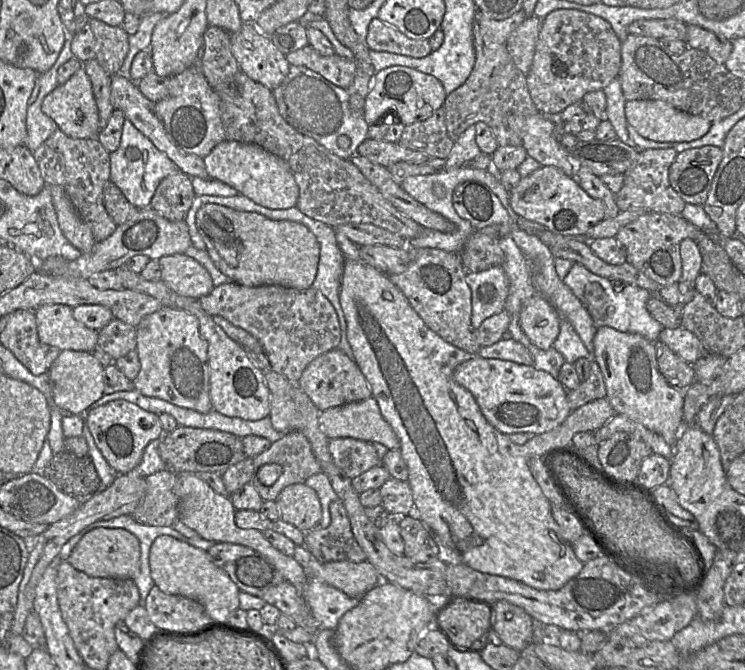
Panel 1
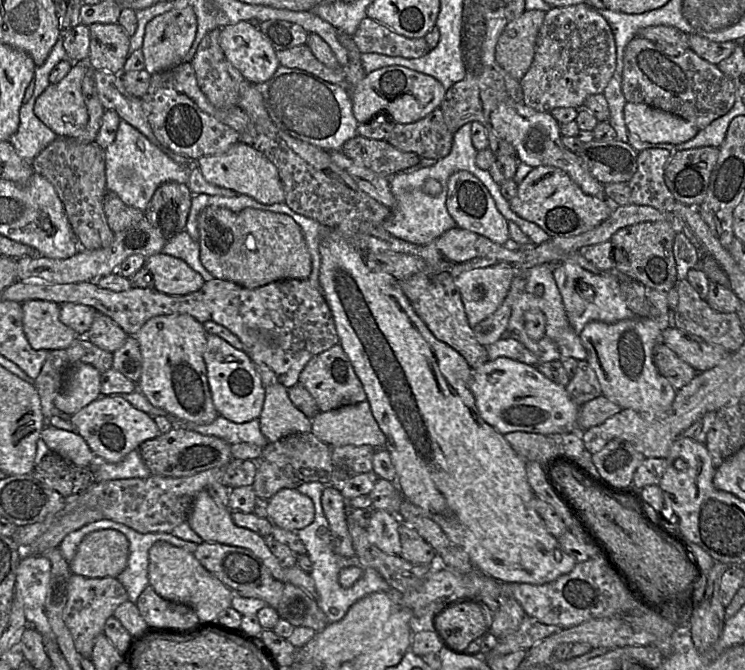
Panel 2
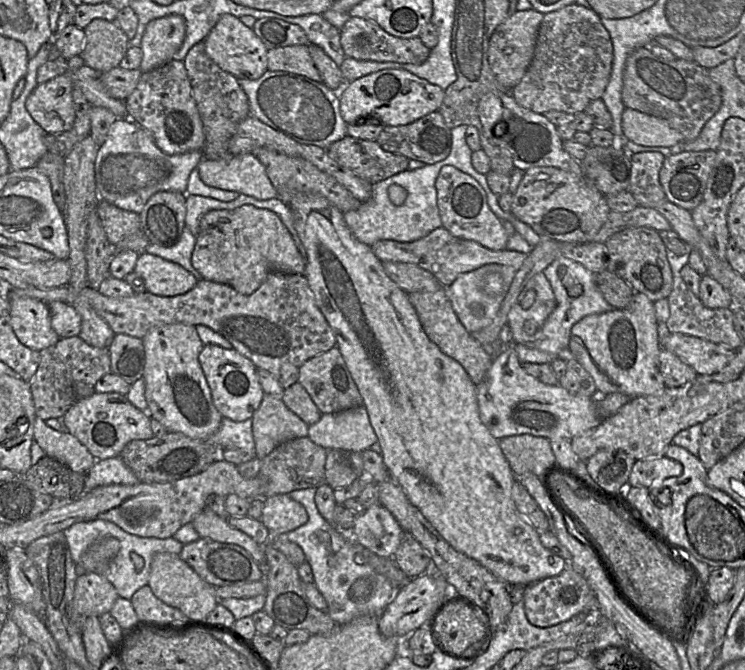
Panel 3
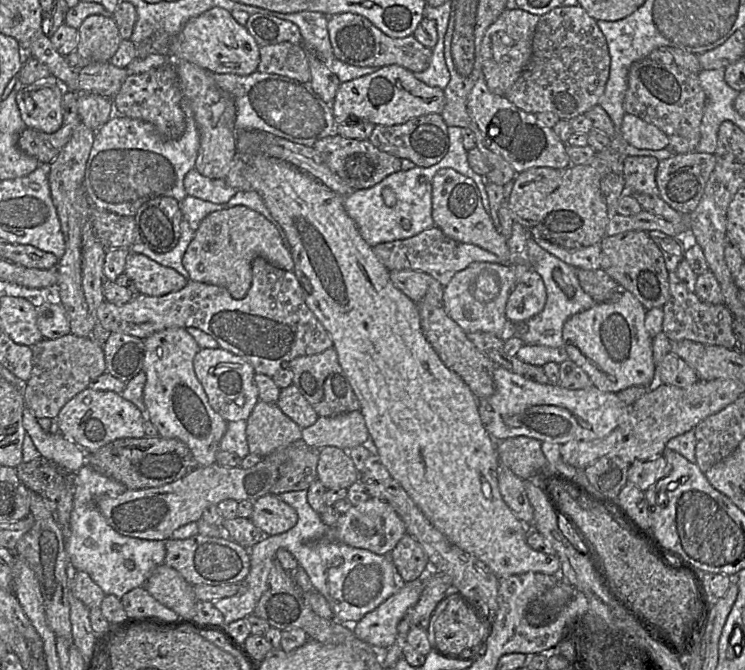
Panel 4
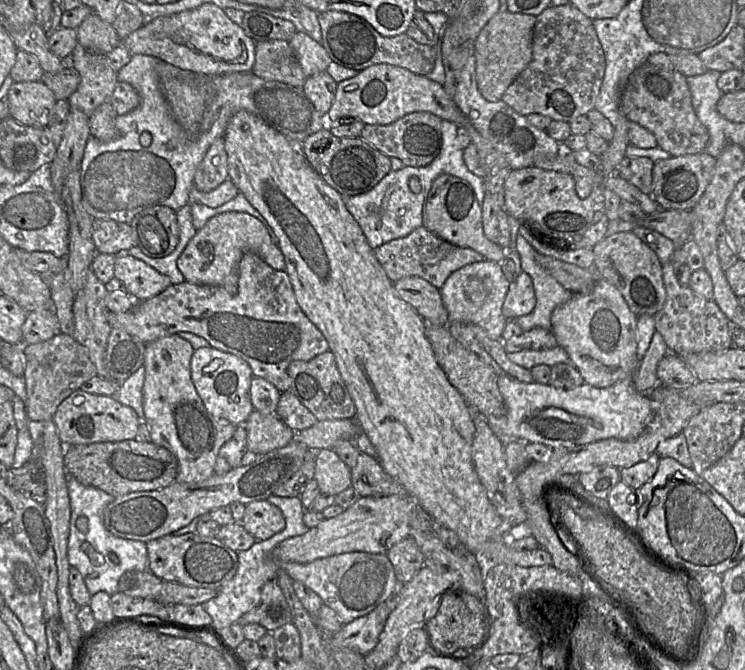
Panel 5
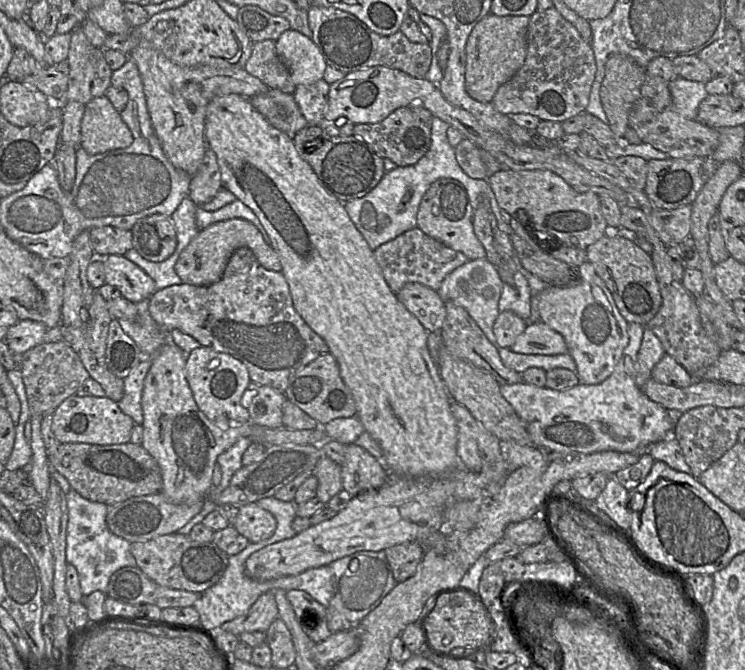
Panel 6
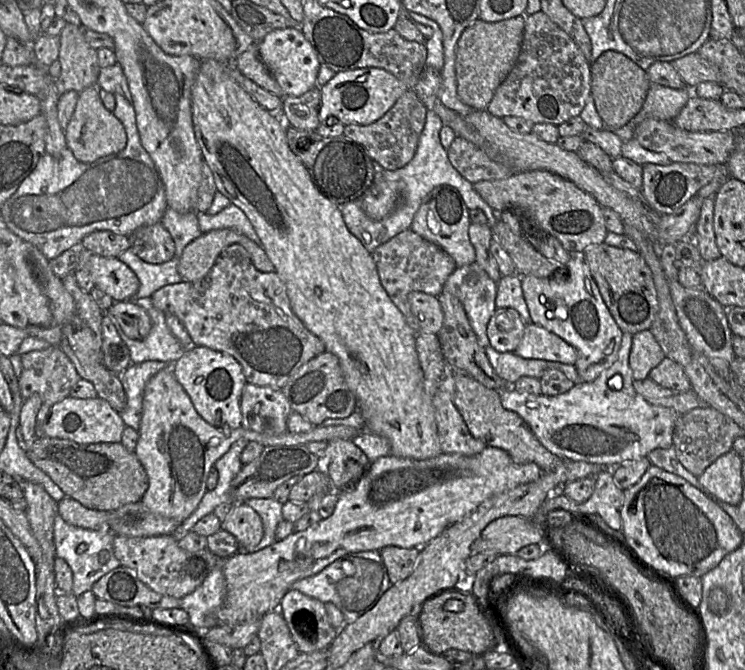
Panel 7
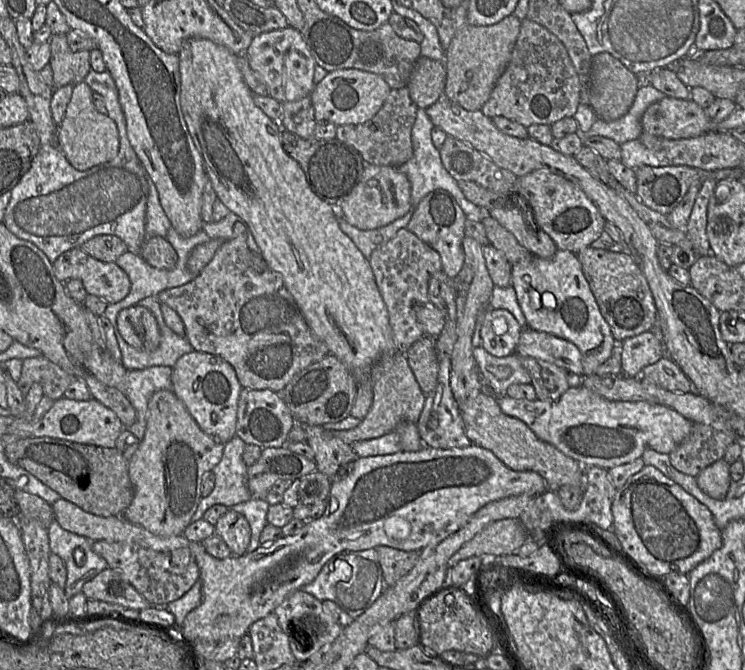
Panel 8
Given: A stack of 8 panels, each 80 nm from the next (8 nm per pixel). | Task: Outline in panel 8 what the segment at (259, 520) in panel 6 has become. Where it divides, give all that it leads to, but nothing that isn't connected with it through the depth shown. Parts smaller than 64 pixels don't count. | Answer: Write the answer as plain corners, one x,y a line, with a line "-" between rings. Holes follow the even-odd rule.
229,509
214,527
215,534
229,547
231,556
240,556
247,552
251,540
251,527
242,514

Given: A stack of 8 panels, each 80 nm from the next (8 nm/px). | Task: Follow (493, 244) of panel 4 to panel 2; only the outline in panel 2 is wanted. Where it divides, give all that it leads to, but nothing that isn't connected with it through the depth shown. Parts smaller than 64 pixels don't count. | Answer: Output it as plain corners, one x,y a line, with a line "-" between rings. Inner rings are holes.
457,171
448,180
446,207
458,228
469,230
503,245
509,239
508,220
499,212
485,185
467,171

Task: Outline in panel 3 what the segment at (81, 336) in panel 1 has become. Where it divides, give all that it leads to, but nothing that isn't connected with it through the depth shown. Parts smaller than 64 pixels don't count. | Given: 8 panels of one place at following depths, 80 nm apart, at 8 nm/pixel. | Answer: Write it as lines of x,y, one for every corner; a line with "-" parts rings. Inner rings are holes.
13,297
9,301
10,324
22,344
41,351
60,340
51,326
48,303
28,297

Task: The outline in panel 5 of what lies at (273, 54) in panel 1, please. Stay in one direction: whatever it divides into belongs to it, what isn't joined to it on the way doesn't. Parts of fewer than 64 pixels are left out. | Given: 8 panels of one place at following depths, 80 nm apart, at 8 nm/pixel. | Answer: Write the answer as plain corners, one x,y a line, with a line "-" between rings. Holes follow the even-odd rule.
213,3
158,17
120,39
119,45
132,55
155,56
183,70
204,75
251,72
256,53
255,41
227,16
224,9

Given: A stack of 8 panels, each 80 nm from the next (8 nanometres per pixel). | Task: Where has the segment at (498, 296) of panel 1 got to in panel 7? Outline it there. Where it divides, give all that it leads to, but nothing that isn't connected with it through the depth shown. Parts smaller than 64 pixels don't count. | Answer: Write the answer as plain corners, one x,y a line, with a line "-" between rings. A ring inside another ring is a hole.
473,262
457,267
445,280
443,289
459,300
479,345
488,347
486,329
496,310
497,282

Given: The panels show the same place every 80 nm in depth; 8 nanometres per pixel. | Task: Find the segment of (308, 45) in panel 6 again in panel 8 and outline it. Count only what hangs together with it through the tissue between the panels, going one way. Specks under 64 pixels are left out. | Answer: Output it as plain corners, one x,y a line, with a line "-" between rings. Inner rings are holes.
288,26
254,36
245,55
250,67
266,85
268,96
280,103
310,95
315,86
313,75
317,63
300,30

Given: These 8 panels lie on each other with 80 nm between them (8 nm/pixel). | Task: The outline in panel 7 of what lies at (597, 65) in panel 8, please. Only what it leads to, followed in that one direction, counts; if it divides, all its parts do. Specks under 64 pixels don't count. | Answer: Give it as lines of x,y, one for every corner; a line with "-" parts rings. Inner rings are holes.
608,50
591,64
591,95
605,127
616,130
627,124
641,109
650,80
647,73
626,55

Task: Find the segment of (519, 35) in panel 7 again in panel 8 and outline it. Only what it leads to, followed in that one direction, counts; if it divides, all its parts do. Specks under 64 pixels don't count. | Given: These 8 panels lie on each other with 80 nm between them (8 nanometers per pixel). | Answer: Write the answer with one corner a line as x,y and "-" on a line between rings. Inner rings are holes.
512,14
493,25
465,25
457,32
444,56
446,82
443,93
451,102
470,111
482,108
511,58
521,23
522,20

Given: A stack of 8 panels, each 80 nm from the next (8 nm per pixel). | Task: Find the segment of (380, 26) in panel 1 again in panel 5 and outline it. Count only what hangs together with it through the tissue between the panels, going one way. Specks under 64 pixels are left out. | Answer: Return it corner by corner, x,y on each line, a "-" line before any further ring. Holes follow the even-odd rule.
325,11
318,15
321,26
321,45
331,61
350,69
361,71
375,64
390,64
425,76
433,68
436,52
434,47
416,42
406,33
385,37
378,33
366,20
343,11

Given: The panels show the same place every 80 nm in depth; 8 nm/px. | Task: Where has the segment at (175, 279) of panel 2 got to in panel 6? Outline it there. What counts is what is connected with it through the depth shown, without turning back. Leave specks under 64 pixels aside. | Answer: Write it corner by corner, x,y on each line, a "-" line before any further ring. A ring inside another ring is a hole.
123,255
97,256
102,259
105,284
114,286
120,296
137,303
156,291
153,279

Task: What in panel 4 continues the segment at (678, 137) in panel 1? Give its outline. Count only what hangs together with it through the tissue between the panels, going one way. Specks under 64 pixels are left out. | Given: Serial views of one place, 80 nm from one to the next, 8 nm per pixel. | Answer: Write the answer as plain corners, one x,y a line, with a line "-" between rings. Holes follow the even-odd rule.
629,113
624,114
619,131
628,144
639,149
659,150
669,144
666,134
658,127

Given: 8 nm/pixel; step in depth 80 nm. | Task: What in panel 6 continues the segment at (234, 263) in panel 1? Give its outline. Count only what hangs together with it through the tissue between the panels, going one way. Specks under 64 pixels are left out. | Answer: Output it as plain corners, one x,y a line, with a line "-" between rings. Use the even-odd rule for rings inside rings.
232,218
213,223
200,230
181,252
174,266
175,271
182,283
198,286
213,284
221,278
233,252
241,247
249,248
265,269
272,271
282,270
278,254
270,243
264,239
260,230
247,220

